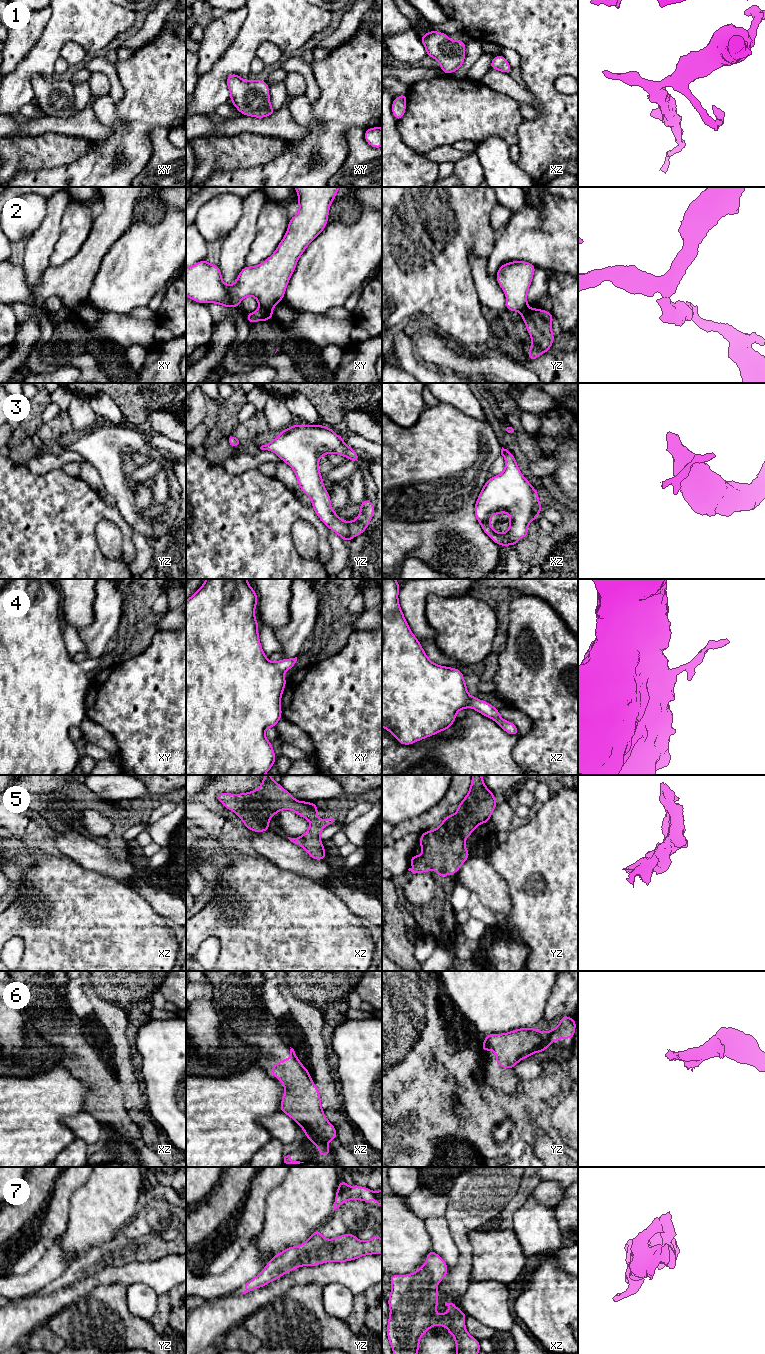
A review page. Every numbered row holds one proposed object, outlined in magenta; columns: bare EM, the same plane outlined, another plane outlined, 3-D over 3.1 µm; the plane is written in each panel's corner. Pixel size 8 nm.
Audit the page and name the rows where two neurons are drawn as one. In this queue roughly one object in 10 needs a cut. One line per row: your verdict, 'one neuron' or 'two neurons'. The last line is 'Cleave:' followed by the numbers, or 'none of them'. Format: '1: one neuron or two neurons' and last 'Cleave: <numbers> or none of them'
1: one neuron
2: two neurons
3: one neuron
4: one neuron
5: one neuron
6: one neuron
7: one neuron
Cleave: 2

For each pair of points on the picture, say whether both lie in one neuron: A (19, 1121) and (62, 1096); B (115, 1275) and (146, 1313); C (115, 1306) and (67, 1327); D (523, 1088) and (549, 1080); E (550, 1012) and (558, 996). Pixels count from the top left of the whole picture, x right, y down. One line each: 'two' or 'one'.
A: one
B: two
C: one
D: one
E: one

